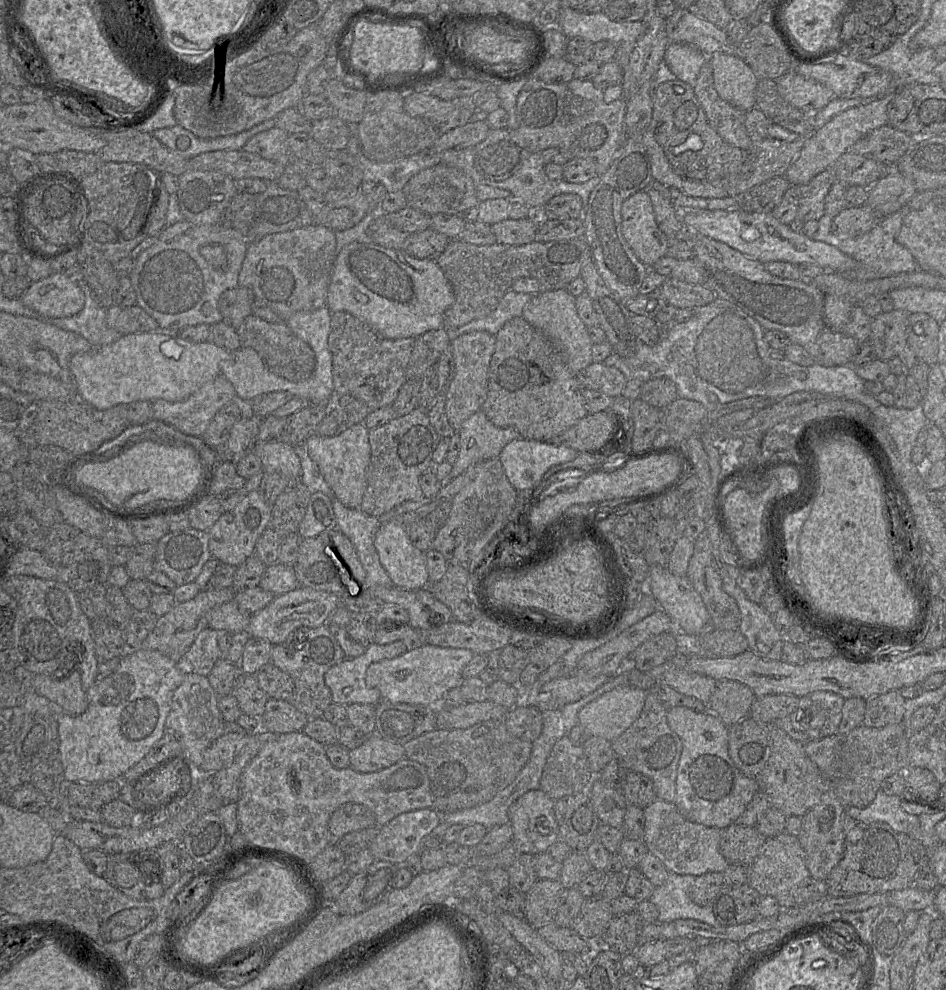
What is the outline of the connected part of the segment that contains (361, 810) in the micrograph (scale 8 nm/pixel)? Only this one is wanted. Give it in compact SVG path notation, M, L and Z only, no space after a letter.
M346 803L330 816L328 821L329 845L336 845L348 833L375 826L375 815L368 807L357 803Z

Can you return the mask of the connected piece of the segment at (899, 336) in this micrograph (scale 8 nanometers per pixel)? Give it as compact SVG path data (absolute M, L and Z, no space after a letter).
M896 309L882 312L872 319L869 337L877 359L887 361L898 357L906 371L918 361L907 342L908 316L906 312Z

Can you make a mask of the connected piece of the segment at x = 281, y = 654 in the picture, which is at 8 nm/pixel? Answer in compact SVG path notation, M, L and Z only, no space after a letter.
M328 624L317 628L301 627L284 642L272 647L270 662L288 674L294 682L290 702L309 719L322 717L325 709L332 703L332 695L325 684L324 675L329 668L345 658L345 654Z

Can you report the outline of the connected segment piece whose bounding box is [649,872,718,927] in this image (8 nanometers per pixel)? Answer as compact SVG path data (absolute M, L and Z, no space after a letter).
M669 872L666 881L661 886L655 887L649 900L659 911L657 923L694 919L711 927L718 927L711 905L697 905L689 896L689 888L696 878L694 875Z

